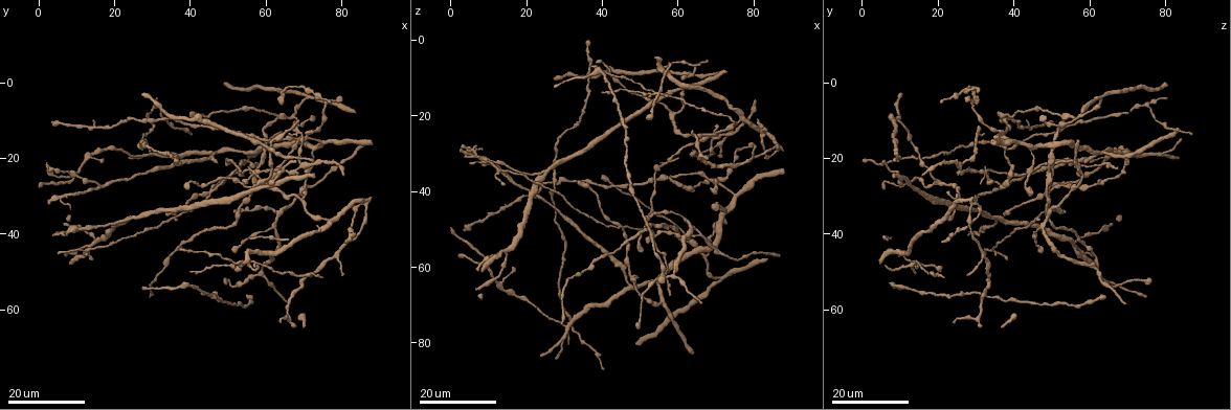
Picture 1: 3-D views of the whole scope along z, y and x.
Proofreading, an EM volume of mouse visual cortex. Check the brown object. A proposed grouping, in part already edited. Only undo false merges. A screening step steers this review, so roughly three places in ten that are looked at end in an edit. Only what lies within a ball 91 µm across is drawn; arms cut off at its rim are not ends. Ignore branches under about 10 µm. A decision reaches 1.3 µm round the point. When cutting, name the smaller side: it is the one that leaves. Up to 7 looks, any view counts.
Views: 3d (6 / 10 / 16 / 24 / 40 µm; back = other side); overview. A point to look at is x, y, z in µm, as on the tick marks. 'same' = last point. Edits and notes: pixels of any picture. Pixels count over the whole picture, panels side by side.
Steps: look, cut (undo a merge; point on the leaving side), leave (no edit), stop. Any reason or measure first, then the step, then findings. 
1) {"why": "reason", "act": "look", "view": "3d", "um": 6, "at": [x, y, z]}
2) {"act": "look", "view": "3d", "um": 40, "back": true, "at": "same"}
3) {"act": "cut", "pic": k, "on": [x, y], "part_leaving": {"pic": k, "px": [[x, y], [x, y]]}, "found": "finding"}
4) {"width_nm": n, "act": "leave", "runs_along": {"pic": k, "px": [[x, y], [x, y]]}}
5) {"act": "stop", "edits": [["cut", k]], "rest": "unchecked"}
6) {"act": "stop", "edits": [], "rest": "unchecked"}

{"why": "sudden change in width", "act": "look", "view": "3d", "um": 16, "at": [74.5, 35.5, 22.5]}

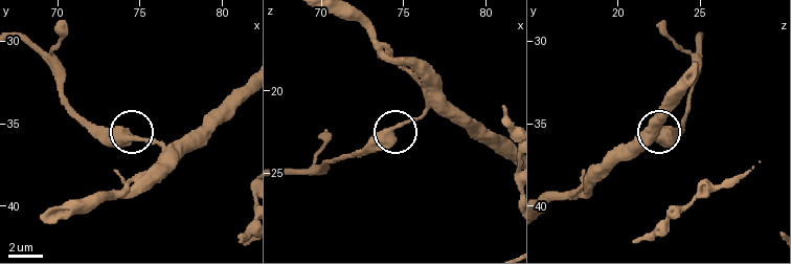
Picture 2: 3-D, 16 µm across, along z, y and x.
{"why": "closer look", "act": "look", "view": "3d", "um": 10, "at": [74.6, 35.9, 22.1]}

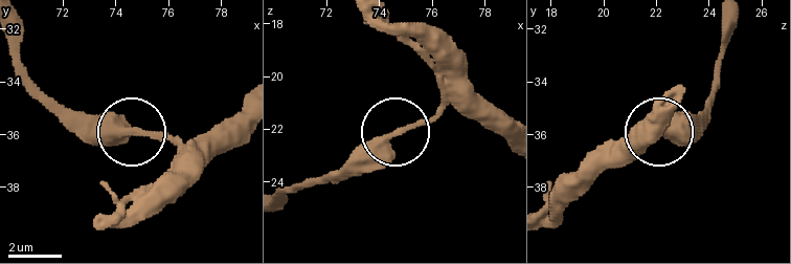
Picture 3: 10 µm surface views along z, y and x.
{"width_nm": 360, "act": "leave", "runs_along": {"pic": 3, "px": [[17, 66], [71, 109], [112, 115], [139, 133], [197, 140]]}, "found": "all the same neuron"}

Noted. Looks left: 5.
{"act": "look", "view": "3d", "um": 16, "at": [59.5, 26.0, 19.0]}

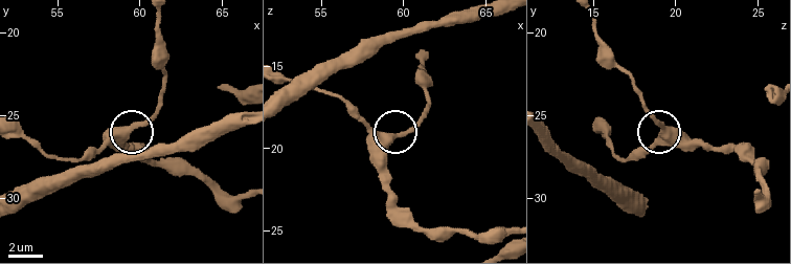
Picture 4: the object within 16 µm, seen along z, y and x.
{"act": "look", "view": "3d", "um": 6, "at": [59.1, 25.8, 19.6]}

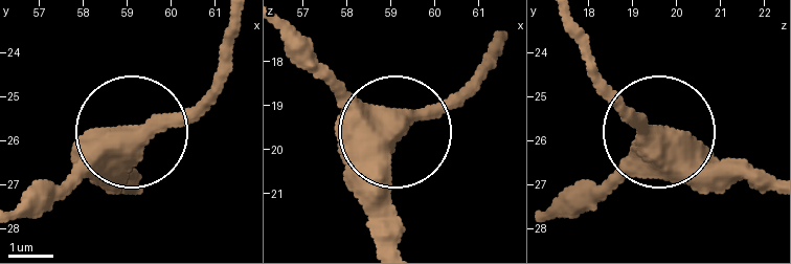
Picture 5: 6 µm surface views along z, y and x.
{"act": "leave", "runs_along": {"pic": 5, "px": [[545, 218], [580, 207], [654, 132], [594, 87]]}, "found": "one neuron here"}

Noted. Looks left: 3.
{"why": "side arm on a straight run", "act": "look", "view": "3d", "um": 24, "at": [45.0, 28.5, 49.0]}

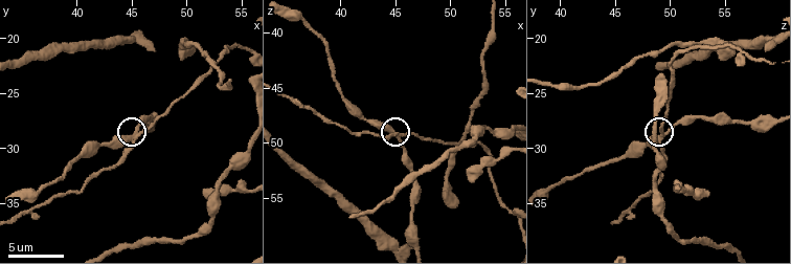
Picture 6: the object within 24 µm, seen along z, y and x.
{"act": "look", "view": "3d", "um": 10, "at": [45.4, 28.8, 49.2]}

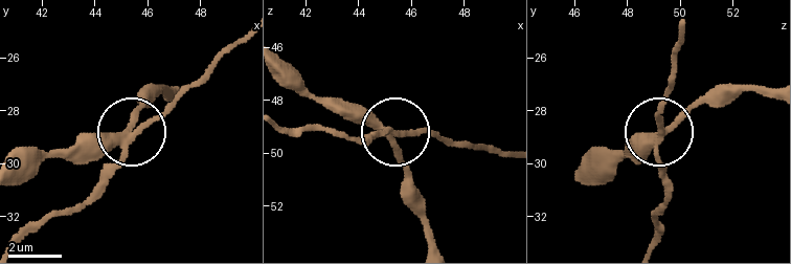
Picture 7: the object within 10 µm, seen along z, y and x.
{"why": "other side", "act": "look", "view": "3d", "um": 10, "back": true, "at": [45.7, 28.8, 49.3]}

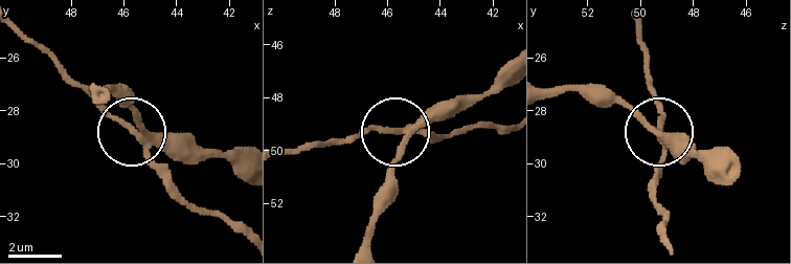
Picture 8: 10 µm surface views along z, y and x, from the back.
{"arms": 3, "act": "cut", "pic": 8, "on": [110, 116], "found": "two neurons meet here"}

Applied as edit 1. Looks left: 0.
{"act": "stop", "edits": [["cut", 8]], "rest": "unchecked"}

